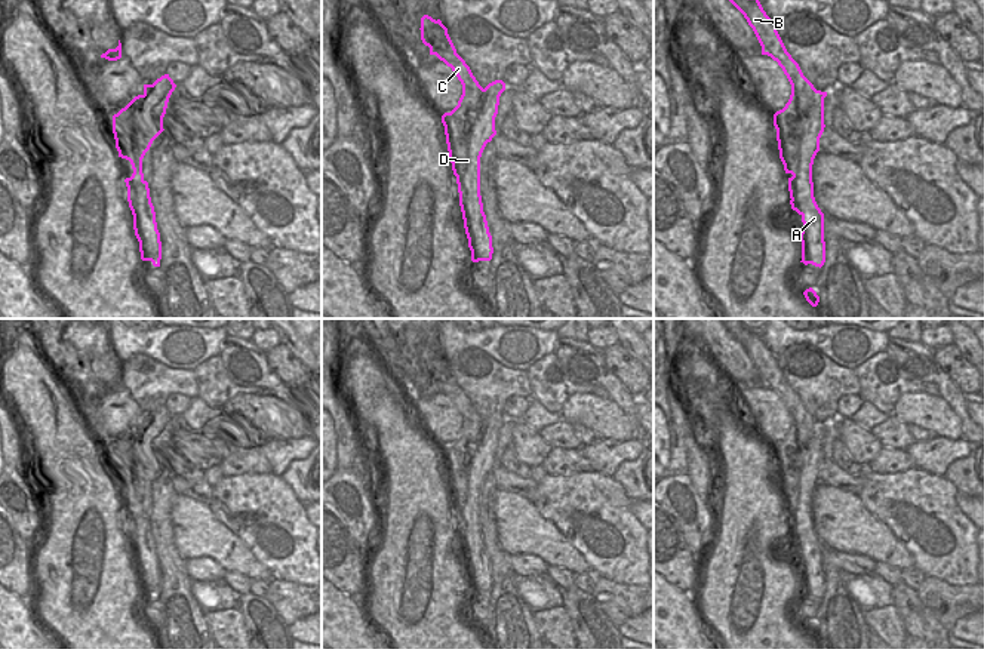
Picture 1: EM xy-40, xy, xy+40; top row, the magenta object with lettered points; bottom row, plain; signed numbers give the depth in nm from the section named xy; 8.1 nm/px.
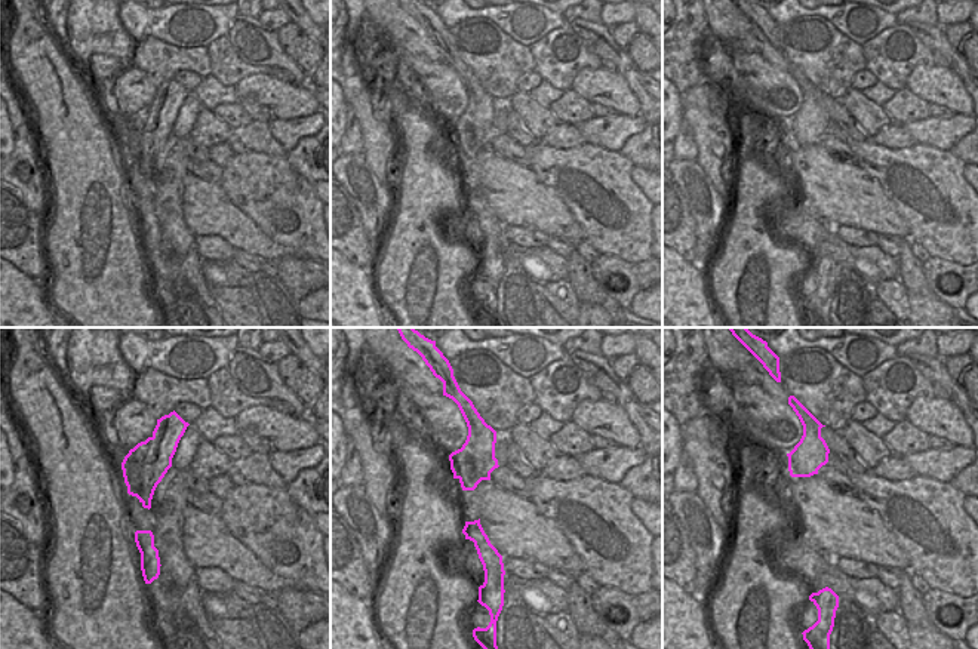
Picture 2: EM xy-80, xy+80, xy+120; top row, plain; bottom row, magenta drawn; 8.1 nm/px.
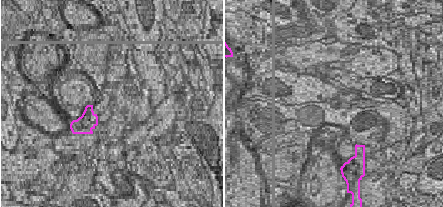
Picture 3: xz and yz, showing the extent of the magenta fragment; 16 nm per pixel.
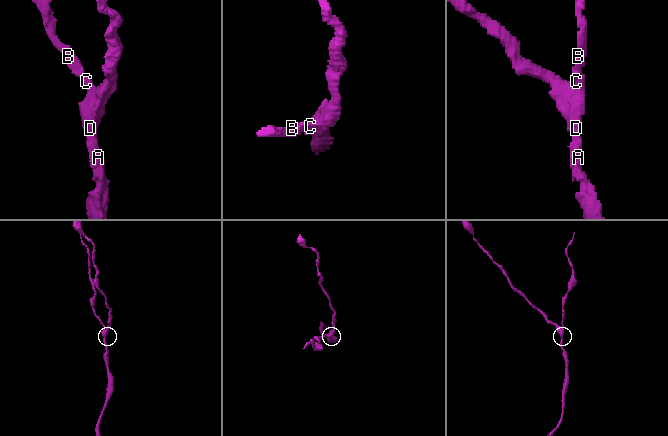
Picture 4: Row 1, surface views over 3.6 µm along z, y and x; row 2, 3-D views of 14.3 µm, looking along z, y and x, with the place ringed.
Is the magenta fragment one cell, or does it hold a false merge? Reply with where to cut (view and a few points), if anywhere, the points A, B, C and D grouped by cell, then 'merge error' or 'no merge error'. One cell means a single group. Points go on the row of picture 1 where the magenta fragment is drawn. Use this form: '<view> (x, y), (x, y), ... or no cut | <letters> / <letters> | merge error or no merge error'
xy (483, 89), (469, 163), (457, 178) | A / B C D | merge error

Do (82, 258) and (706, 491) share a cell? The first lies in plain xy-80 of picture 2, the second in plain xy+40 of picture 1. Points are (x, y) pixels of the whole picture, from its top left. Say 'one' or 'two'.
two

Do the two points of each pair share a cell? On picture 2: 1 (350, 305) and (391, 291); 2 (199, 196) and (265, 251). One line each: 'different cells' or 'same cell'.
1: different cells
2: same cell

